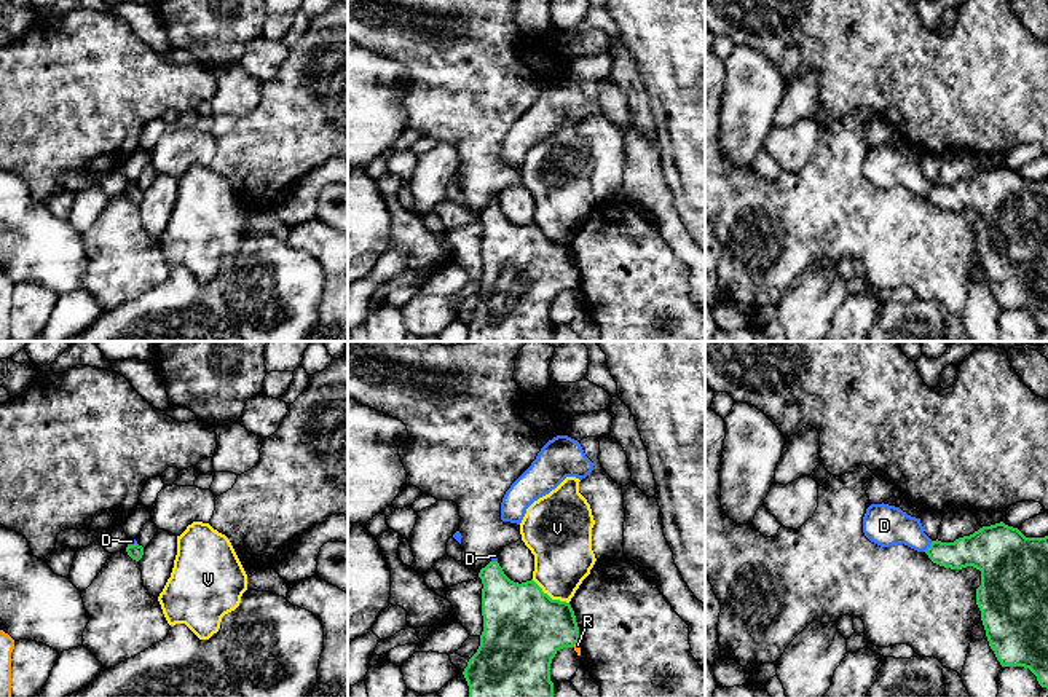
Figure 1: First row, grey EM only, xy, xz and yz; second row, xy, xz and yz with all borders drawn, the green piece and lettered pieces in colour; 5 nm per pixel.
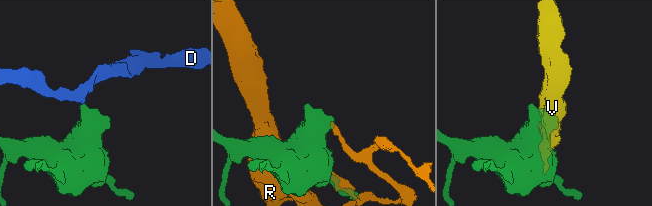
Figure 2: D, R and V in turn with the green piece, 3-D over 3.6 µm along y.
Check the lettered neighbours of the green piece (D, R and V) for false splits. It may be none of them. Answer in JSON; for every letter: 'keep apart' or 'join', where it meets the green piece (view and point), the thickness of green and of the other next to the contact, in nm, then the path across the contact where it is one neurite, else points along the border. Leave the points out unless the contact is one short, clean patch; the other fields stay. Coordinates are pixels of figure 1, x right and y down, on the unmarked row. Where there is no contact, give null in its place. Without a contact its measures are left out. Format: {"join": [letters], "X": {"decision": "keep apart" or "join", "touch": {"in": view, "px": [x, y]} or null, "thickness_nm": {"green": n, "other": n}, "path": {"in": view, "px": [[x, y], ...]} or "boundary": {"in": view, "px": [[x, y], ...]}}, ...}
{"join": [], "D": {"decision": "keep apart", "touch": {"in": "yz", "px": [930, 189]}, "thickness_nm": {"green": 180, "other": 200}, "boundary": {"in": "yz", "px": [[932, 184], [924, 193]]}}, "R": {"decision": "keep apart", "touch": {"in": "xz", "px": [576, 284]}, "thickness_nm": {"green": 360, "other": 30}}, "V": {"decision": "keep apart", "touch": {"in": "xz", "px": [549, 240]}, "thickness_nm": {"green": 400, "other": 300}}}

